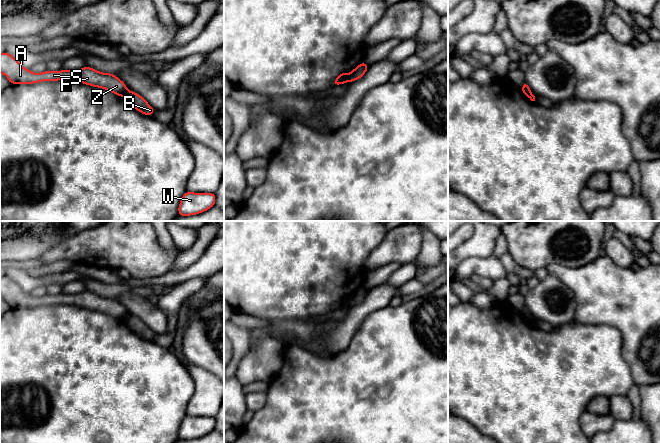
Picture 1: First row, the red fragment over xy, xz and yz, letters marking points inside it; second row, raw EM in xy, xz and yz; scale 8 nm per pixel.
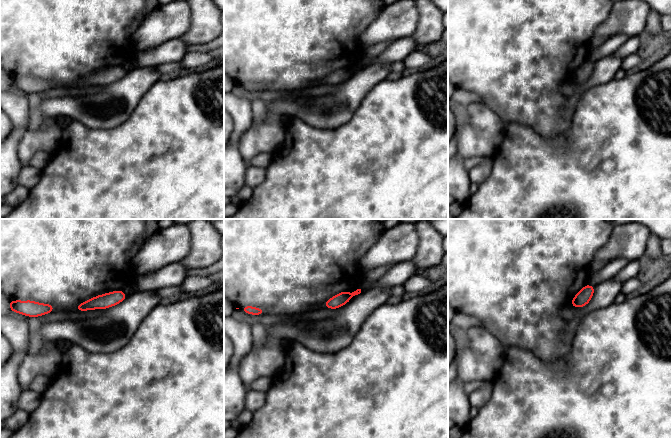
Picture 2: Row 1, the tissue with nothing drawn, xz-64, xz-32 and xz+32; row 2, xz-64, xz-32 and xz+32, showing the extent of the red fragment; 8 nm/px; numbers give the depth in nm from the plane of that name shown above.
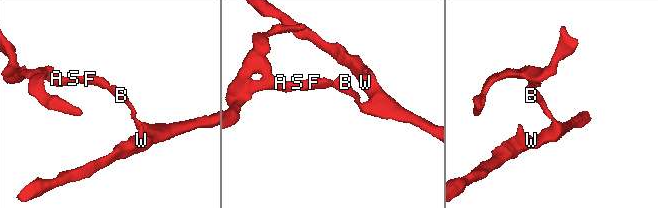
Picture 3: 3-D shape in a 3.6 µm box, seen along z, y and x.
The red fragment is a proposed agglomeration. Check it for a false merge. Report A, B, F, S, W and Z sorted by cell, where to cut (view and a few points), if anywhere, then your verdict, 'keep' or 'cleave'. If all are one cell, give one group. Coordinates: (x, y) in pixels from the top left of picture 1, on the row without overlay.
A F S Z / B W; cut in xz along (349, 298), (347, 305); cleave

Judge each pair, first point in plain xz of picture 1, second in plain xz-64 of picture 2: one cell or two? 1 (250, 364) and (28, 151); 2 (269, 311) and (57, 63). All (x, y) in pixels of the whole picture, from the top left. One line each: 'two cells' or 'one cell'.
1: one cell
2: one cell

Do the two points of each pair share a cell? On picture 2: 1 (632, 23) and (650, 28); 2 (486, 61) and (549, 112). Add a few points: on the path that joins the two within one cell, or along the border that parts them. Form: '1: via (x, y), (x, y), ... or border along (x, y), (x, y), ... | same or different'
1: border along (650, 10), (646, 25), (642, 31) | different
2: via (502, 66), (533, 97) | same

